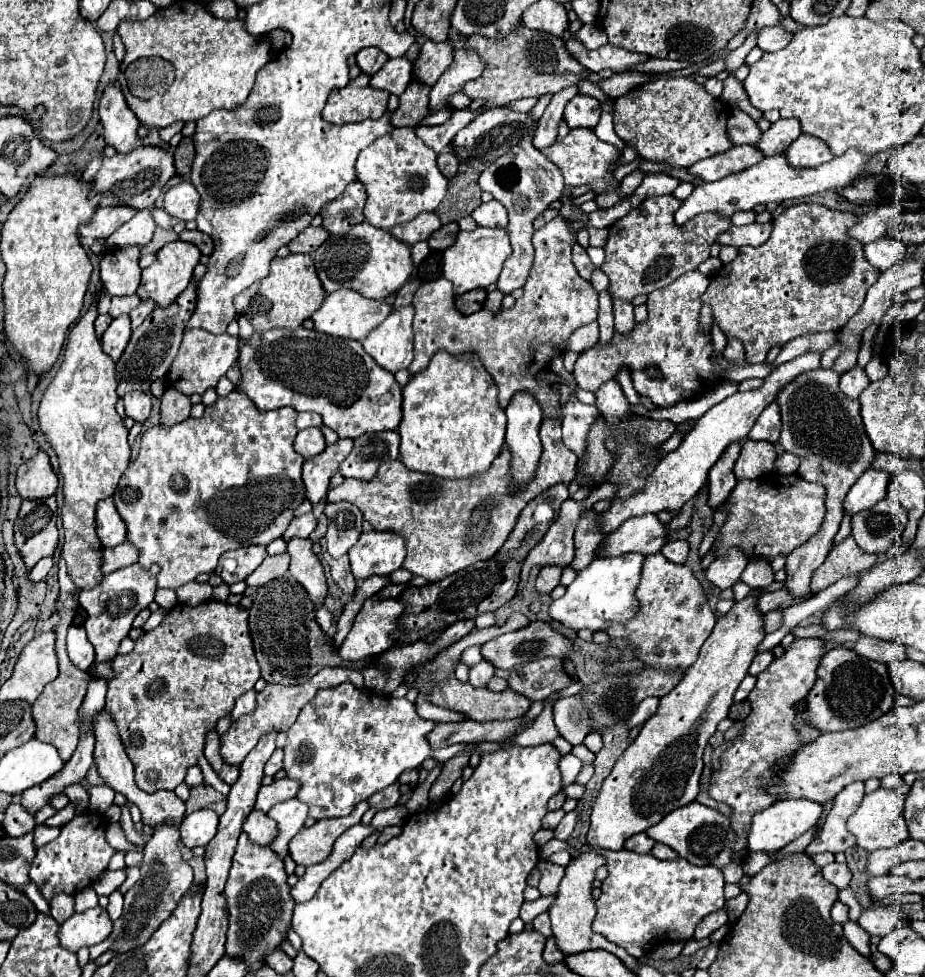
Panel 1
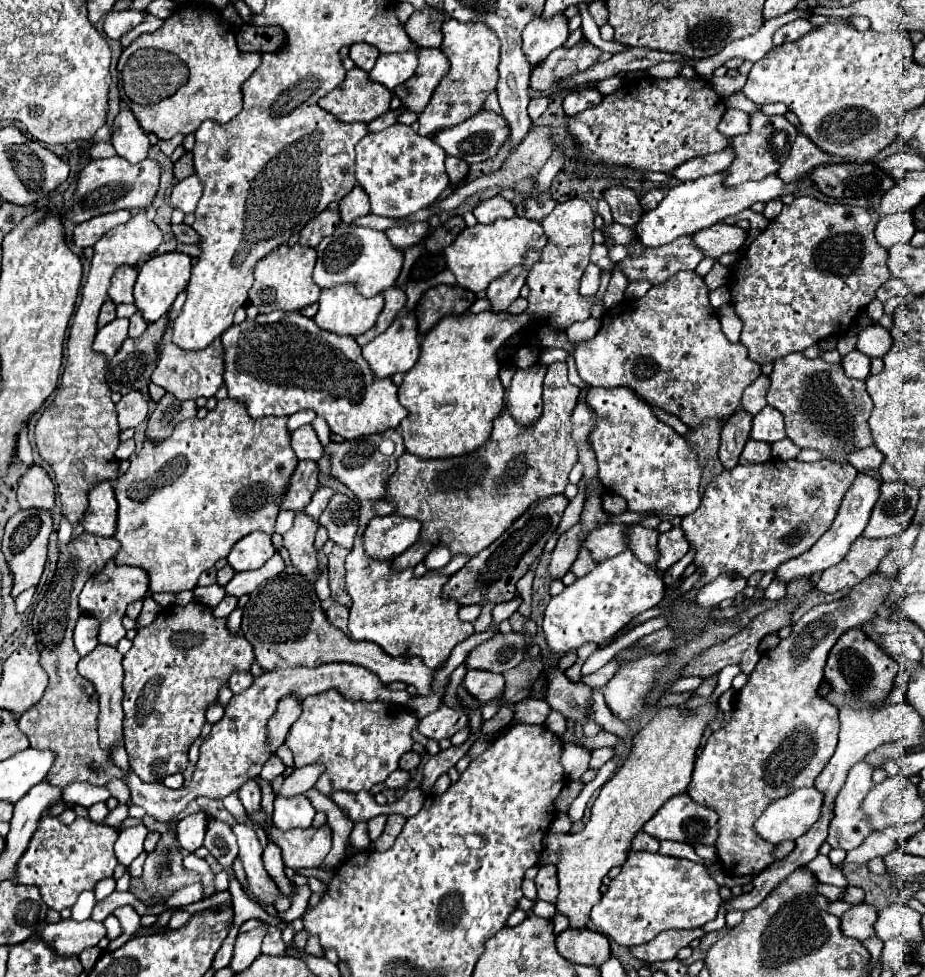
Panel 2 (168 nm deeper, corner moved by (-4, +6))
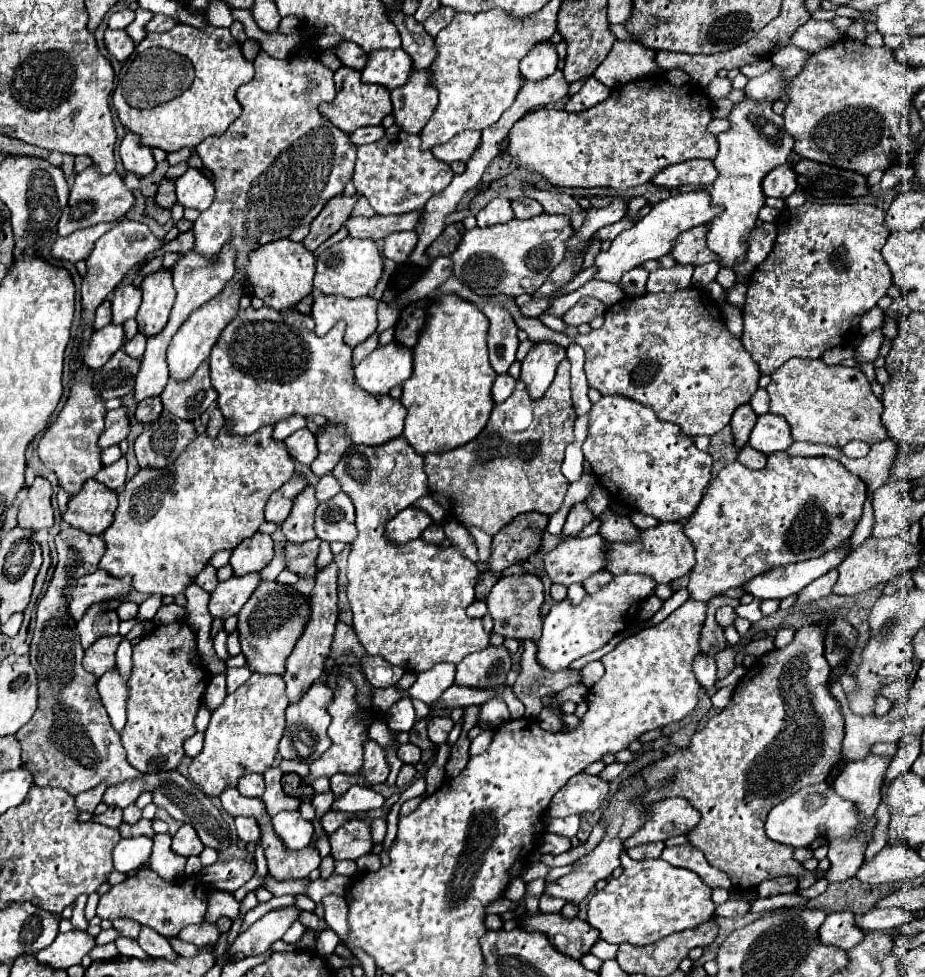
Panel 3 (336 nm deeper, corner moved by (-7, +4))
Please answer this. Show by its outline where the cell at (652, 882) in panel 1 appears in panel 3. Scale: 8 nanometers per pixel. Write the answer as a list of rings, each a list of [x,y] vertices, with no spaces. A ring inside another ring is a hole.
[[[622,853],[620,861],[622,875],[608,881],[606,889],[598,891],[588,905],[588,923],[600,931],[600,939],[644,947],[716,917],[712,889],[694,871],[672,867],[664,859],[634,861],[626,853]]]

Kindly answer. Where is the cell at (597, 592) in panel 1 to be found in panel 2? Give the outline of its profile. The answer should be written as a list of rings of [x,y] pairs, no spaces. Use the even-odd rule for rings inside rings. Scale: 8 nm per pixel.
[[[631,551],[599,563],[589,575],[565,587],[563,593],[551,597],[545,607],[543,635],[553,651],[565,653],[583,647],[585,643],[601,645],[623,629],[639,613],[659,605],[665,597],[661,575],[649,565],[641,563]]]

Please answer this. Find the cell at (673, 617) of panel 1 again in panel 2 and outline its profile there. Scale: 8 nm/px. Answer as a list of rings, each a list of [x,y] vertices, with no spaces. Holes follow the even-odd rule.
[[[633,523],[633,525],[627,525],[625,529],[625,535],[627,535],[627,541],[629,541],[629,549],[633,551],[633,555],[651,565],[655,569],[655,561],[659,557],[657,553],[657,537],[659,537],[659,531],[657,529],[647,529],[639,523]]]

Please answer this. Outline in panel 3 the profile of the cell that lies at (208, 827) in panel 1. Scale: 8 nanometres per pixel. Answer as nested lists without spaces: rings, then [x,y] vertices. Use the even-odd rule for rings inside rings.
[[[184,823],[178,833],[172,837],[172,849],[178,853],[178,855],[184,855],[184,857],[190,857],[190,855],[200,855],[204,845],[200,841],[200,837],[196,835],[194,827]]]

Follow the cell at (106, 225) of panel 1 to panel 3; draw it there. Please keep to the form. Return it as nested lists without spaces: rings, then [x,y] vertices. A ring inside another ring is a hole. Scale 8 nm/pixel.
[[[124,217],[116,219],[116,221],[110,221],[110,223],[100,223],[96,227],[74,231],[74,235],[58,237],[54,247],[52,247],[52,257],[66,259],[66,261],[72,261],[72,263],[76,263],[80,259],[86,259],[92,253],[92,247],[96,243],[96,239],[100,239],[108,229],[116,227],[120,221],[124,221]]]

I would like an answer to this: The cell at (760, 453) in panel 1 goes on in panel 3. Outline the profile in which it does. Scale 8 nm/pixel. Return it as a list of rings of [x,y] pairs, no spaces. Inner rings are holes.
[[[746,445],[746,447],[740,451],[738,461],[740,461],[744,467],[748,467],[748,469],[762,469],[762,467],[766,465],[766,455],[760,453],[760,451],[756,451],[754,447]]]

